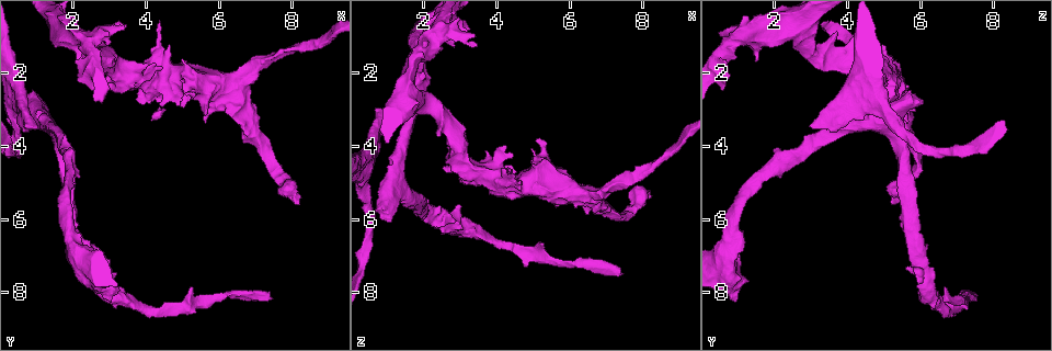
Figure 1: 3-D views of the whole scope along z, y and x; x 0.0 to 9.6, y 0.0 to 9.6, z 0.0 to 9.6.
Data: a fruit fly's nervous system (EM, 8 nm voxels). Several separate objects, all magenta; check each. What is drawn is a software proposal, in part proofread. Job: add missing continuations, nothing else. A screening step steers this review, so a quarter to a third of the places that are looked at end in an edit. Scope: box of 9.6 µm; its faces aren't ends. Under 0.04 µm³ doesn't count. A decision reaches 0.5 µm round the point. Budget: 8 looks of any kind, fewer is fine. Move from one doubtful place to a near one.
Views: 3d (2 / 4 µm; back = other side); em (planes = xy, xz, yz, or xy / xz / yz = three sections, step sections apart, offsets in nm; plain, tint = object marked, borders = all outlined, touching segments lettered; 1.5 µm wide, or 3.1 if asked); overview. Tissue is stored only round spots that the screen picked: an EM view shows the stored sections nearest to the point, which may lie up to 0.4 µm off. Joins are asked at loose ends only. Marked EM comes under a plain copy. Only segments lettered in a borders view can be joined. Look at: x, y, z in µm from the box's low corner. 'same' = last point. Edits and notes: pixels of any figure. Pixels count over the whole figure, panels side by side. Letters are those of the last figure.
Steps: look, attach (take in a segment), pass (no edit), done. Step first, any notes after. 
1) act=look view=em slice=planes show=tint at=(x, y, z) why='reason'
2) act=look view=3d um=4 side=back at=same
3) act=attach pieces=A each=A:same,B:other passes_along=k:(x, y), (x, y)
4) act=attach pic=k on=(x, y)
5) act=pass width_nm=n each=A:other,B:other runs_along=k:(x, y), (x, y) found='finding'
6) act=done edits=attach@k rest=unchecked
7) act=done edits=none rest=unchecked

act=look view=em slice=planes show=borders at=(7.40, 8.15, 7.50) why='free end'

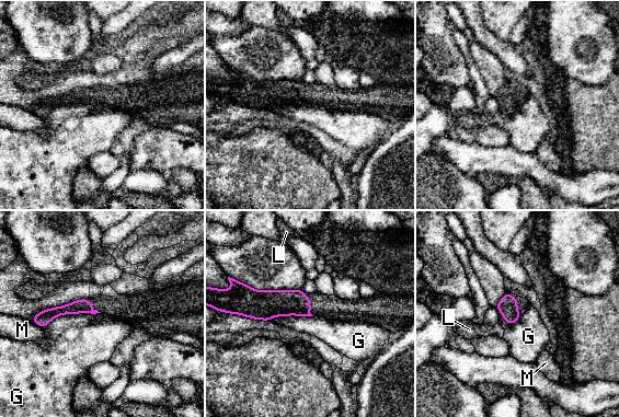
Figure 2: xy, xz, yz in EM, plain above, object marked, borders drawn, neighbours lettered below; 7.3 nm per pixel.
act=pass each=G:other,L:other,M:other runs_along=2:(89, 304), (35, 319) found='none of them fits'

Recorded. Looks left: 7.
act=look view=3d um=4 side=back at=(1.15, 2.75, 6.05) why='free end'

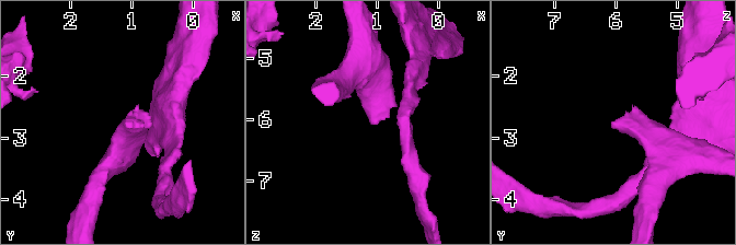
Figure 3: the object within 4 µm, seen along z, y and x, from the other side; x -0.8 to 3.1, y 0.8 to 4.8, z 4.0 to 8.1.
act=look view=em slice=xy step=4 show=tint at=(1.10, 2.75, 6.10)

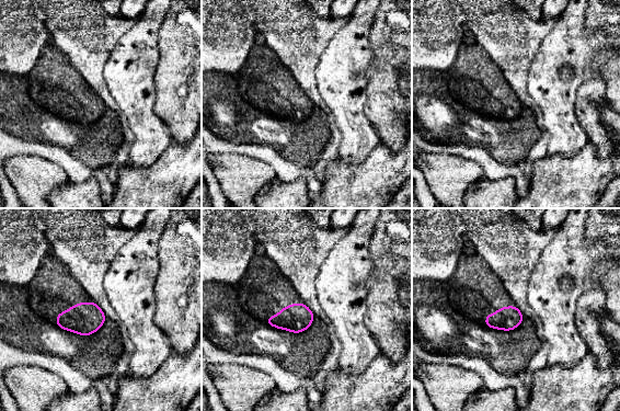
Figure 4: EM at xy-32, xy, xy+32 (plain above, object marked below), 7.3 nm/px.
act=look view=em slice=planes show=borders at=same

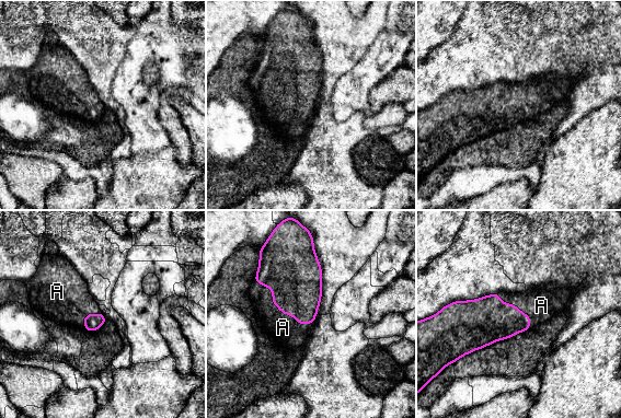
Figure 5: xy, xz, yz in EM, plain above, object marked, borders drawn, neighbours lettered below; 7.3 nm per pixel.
act=attach pieces=A each=A:same found='the neuron continues'

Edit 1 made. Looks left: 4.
act=look view=3d um=2 at=(3.40, 0.70, 1.20) why='free end'

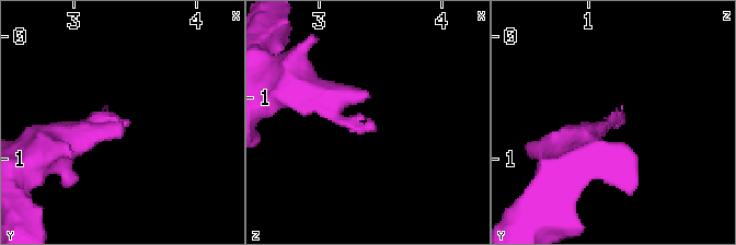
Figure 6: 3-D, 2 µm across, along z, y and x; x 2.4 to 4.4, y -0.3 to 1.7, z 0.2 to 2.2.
act=look view=em slice=planes show=borders at=(3.42, 0.72, 1.22)

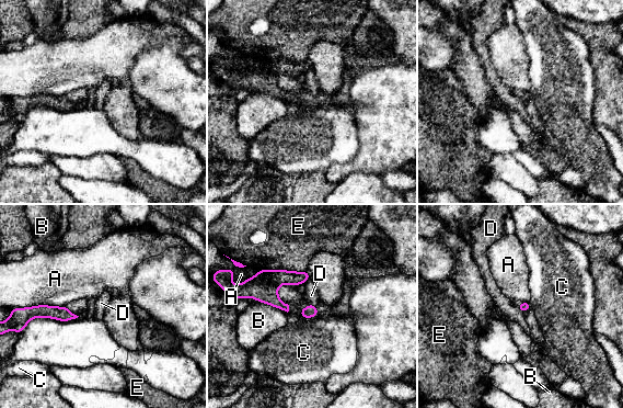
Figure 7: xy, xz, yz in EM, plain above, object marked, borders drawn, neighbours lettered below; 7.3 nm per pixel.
act=pass each=A:other,B:other,C:other,D:other,E:other border=7:(516, 305), (522, 313) found='none of them fits'

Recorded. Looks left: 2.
act=done edits=attach@5 rest=unchecked

